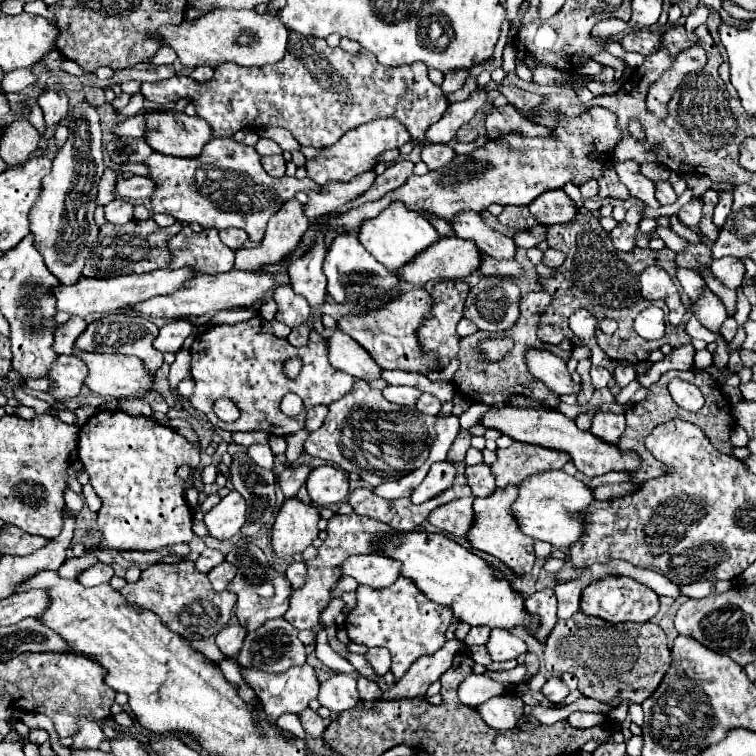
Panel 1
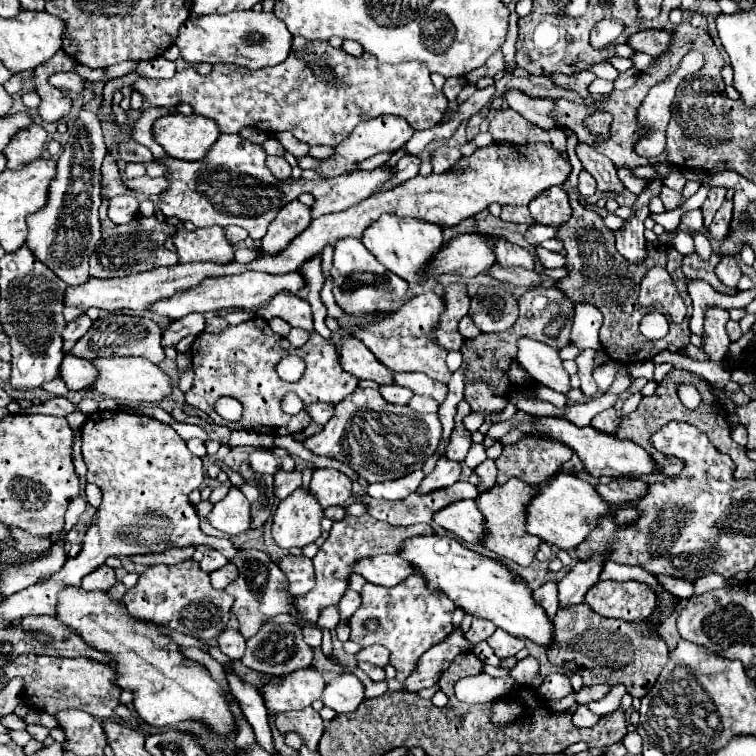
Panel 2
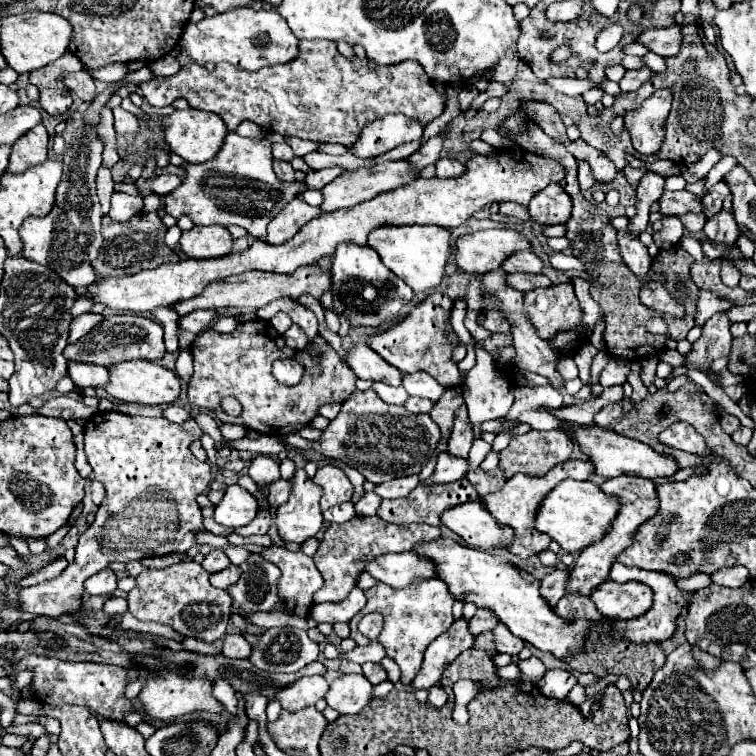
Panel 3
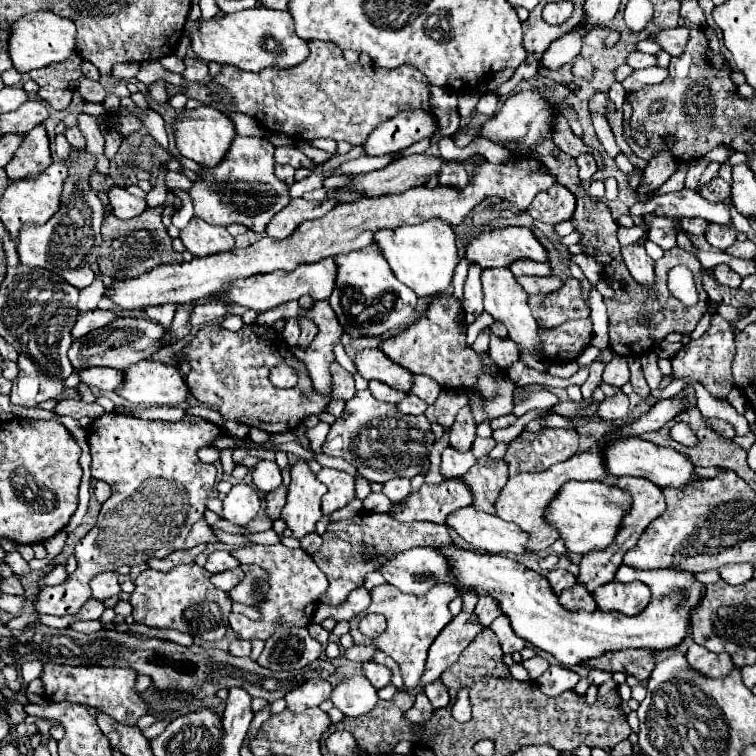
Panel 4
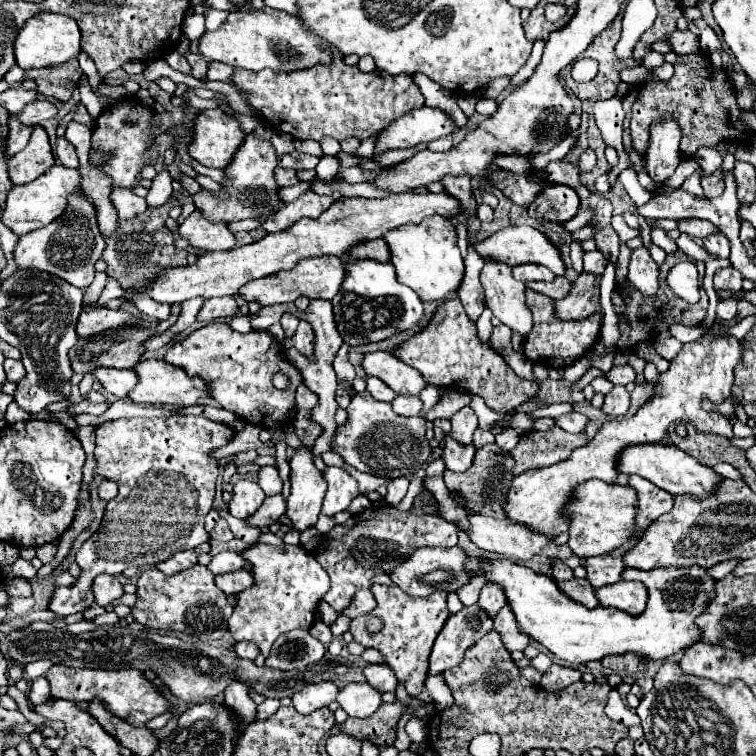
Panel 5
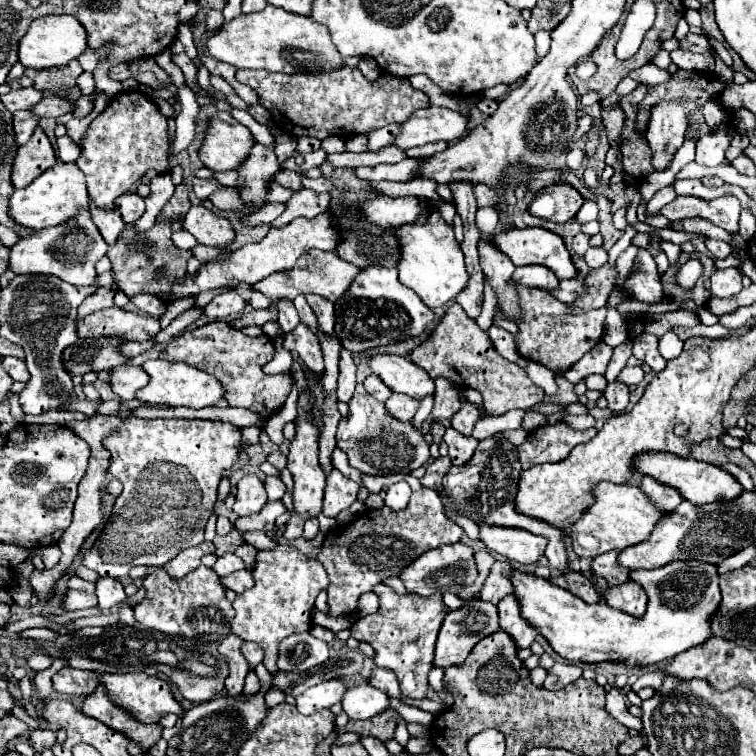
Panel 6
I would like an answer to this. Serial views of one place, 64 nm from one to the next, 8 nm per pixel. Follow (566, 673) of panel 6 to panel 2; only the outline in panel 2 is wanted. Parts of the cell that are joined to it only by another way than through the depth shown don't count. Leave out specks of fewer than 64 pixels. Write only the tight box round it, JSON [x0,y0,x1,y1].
[538,672,572,700]

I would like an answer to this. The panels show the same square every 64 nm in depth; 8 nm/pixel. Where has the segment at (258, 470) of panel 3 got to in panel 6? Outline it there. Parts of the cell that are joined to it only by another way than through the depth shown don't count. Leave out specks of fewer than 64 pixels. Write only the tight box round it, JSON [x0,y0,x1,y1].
[264,476,286,500]

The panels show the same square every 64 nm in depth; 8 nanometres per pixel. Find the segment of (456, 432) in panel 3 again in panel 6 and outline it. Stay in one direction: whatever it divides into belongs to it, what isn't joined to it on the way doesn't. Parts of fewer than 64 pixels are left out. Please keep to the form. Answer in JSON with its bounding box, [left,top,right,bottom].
[452,402,480,436]

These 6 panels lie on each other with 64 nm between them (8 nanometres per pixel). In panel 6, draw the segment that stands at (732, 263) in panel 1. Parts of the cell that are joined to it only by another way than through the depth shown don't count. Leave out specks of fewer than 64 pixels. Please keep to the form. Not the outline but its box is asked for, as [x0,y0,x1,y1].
[710,268,742,298]

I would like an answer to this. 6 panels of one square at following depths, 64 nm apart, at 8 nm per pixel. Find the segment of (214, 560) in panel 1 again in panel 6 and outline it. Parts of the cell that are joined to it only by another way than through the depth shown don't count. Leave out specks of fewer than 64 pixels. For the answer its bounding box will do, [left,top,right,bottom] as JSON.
[212,554,244,576]

